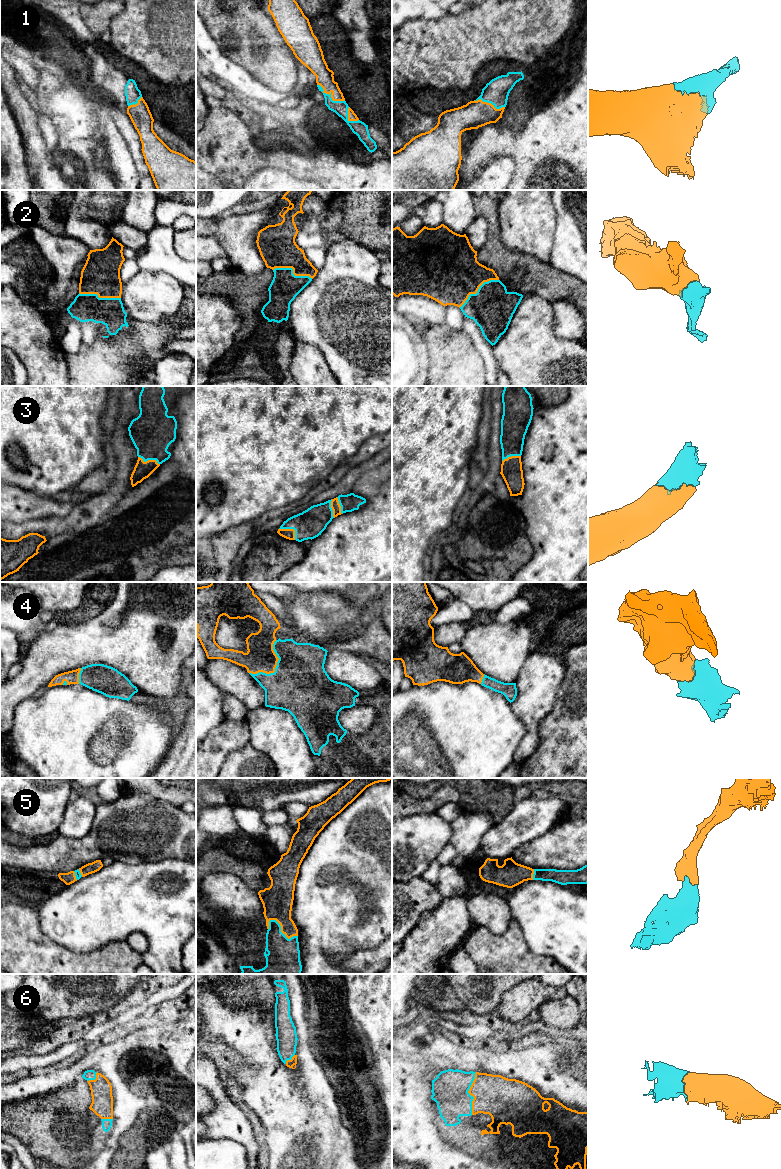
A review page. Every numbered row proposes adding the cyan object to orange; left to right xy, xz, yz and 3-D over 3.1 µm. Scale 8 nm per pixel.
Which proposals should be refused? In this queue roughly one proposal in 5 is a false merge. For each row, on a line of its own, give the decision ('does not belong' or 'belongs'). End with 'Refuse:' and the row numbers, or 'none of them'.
1: belongs
2: belongs
3: belongs
4: belongs
5: belongs
6: belongs
Refuse: none of them

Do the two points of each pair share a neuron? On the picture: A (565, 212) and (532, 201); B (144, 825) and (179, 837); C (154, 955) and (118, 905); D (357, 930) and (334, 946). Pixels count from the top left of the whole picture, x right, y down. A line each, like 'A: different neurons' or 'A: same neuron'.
A: different neurons
B: same neuron
C: same neuron
D: same neuron

